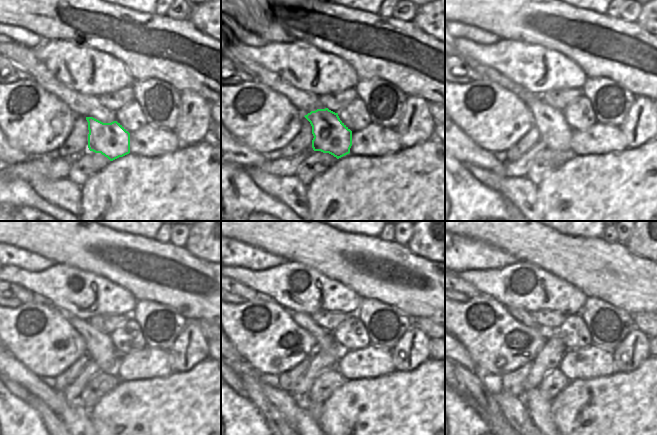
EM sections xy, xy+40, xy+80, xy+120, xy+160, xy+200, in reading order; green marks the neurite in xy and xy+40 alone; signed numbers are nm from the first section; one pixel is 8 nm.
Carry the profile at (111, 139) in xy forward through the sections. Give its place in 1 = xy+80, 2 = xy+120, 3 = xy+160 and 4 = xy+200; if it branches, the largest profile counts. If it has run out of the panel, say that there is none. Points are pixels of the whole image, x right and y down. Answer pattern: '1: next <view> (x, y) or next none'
1: next xy+80 (555, 133)
2: next xy+120 (99, 346)
3: next xy+160 (324, 339)
4: next xy+200 (524, 317)

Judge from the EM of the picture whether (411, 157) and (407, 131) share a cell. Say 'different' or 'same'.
different

